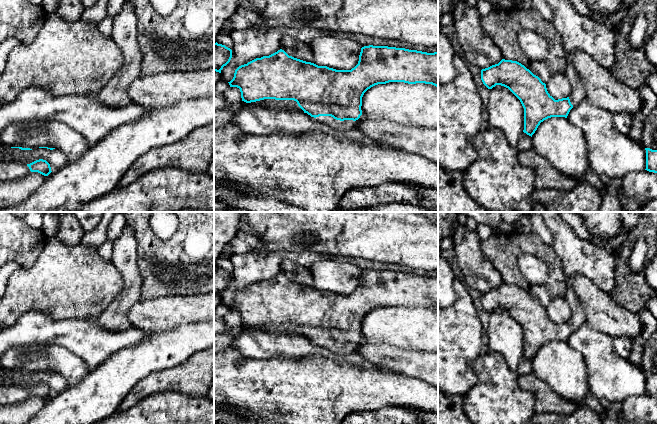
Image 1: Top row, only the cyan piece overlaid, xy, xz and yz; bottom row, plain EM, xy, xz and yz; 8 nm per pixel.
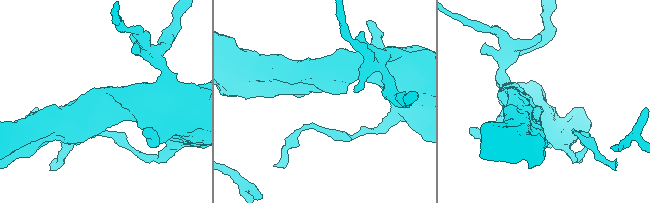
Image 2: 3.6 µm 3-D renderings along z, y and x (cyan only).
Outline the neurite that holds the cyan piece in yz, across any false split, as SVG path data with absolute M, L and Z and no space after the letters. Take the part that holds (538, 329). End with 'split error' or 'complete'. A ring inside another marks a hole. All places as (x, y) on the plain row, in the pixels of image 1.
M558 212L526 213L540 215L553 235L552 248L561 260L562 270L567 282L564 297L567 299L572 312L570 320L555 324L548 317L546 308L538 300L534 299L521 287L512 284L502 283L498 288L482 293L481 304L488 313L492 313L496 309L508 312L520 324L524 332L523 356L532 361L541 346L551 341L567 342L570 334L586 321L584 308L571 284L572 277L577 275L586 276L602 291L610 293L615 286L616 260L614 254L609 253L605 248L578 238L570 225L561 218Z; split error

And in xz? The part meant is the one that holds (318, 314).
M364 270L358 288L351 294L318 290L289 280L284 274L256 282L239 290L230 311L240 313L246 327L264 323L294 324L298 330L321 347L341 355L354 352L362 339L362 321L371 311L389 306L425 307L438 311L438 275L427 277L388 270Z; split error

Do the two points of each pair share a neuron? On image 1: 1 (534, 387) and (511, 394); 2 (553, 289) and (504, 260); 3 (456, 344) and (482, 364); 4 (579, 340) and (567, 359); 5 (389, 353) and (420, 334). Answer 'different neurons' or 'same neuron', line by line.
1: different neurons
2: same neuron
3: different neurons
4: different neurons
5: different neurons

